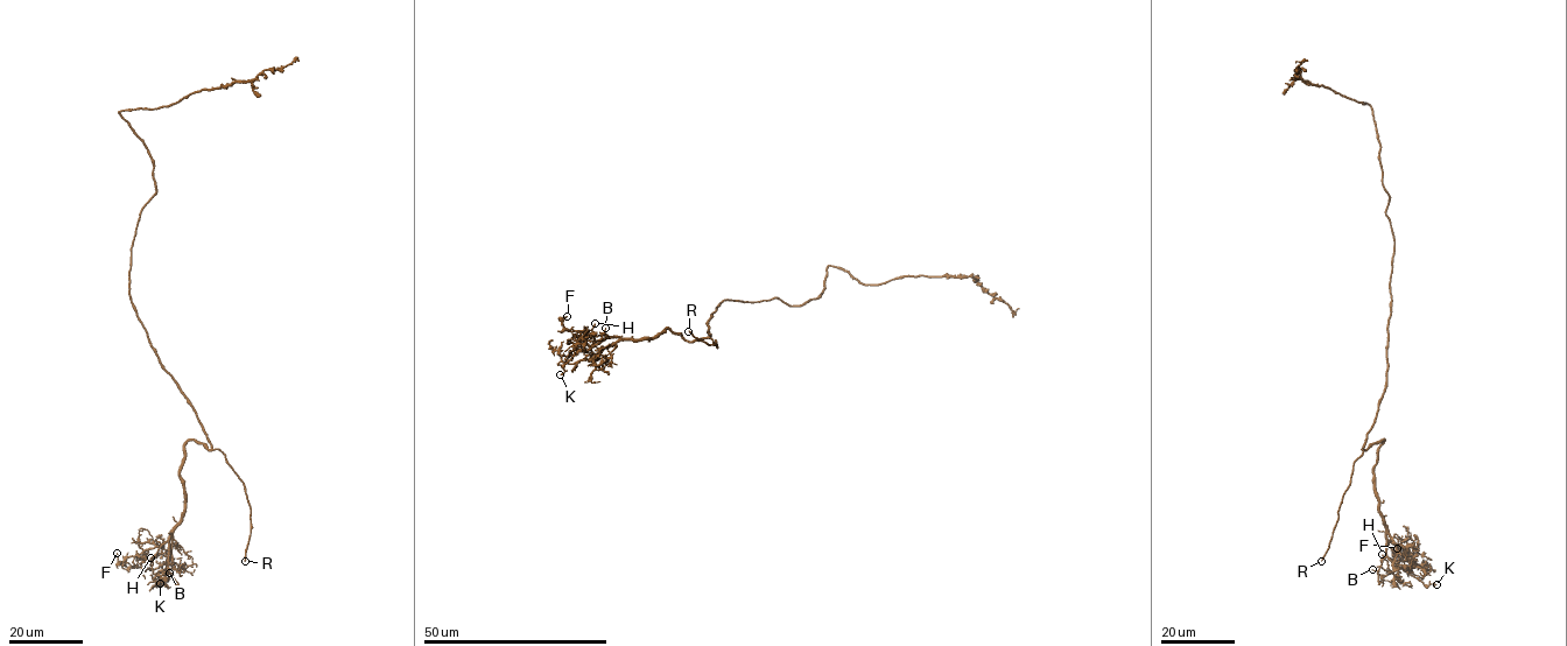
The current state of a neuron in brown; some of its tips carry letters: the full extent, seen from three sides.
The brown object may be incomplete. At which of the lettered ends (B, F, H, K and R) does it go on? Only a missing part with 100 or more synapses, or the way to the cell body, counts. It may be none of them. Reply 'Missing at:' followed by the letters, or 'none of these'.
Missing at: R

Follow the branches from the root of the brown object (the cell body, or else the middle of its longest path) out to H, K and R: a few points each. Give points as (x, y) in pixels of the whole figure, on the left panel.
H: (130, 290), (161, 366), (211, 448), (190, 440), (184, 447), (183, 517), (157, 581), (150, 557)
K: (130, 290), (161, 366), (211, 448), (190, 440), (184, 447), (183, 517), (169, 538), (160, 583)
R: (130, 290), (132, 307), (161, 366), (190, 405), (211, 449), (224, 454), (244, 485), (251, 531), (245, 561)

